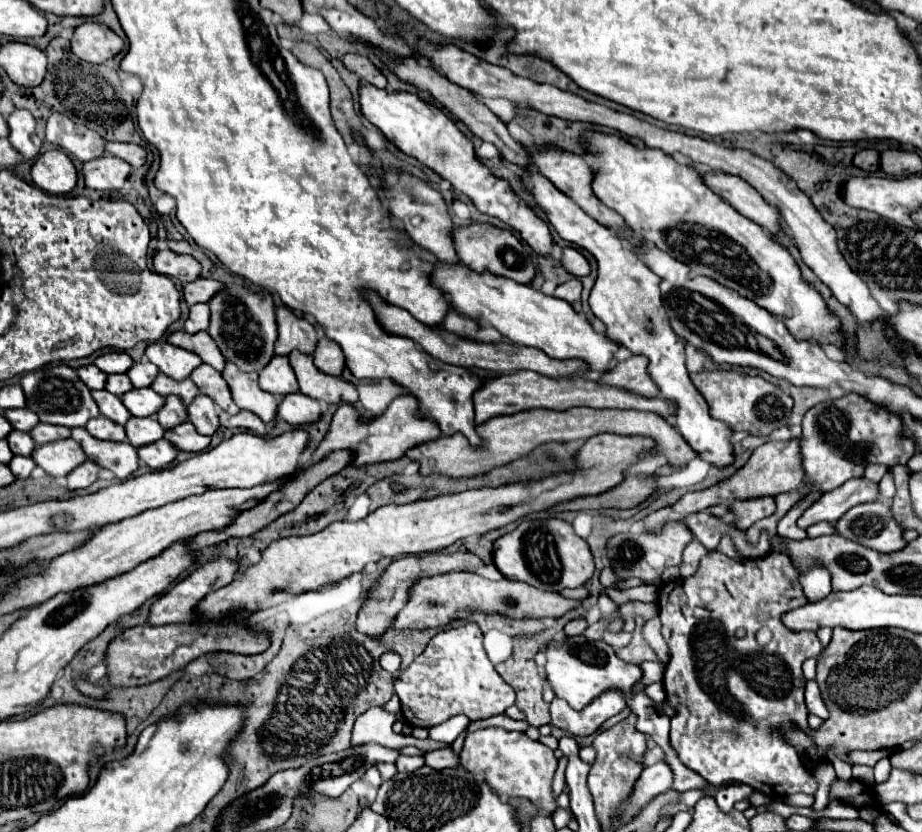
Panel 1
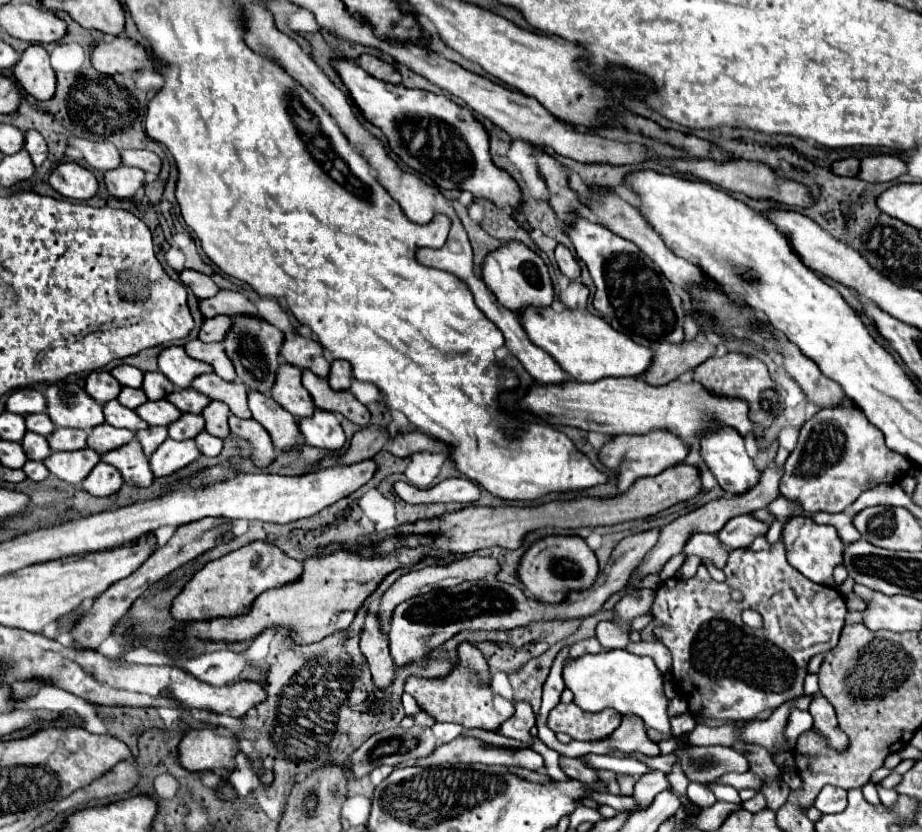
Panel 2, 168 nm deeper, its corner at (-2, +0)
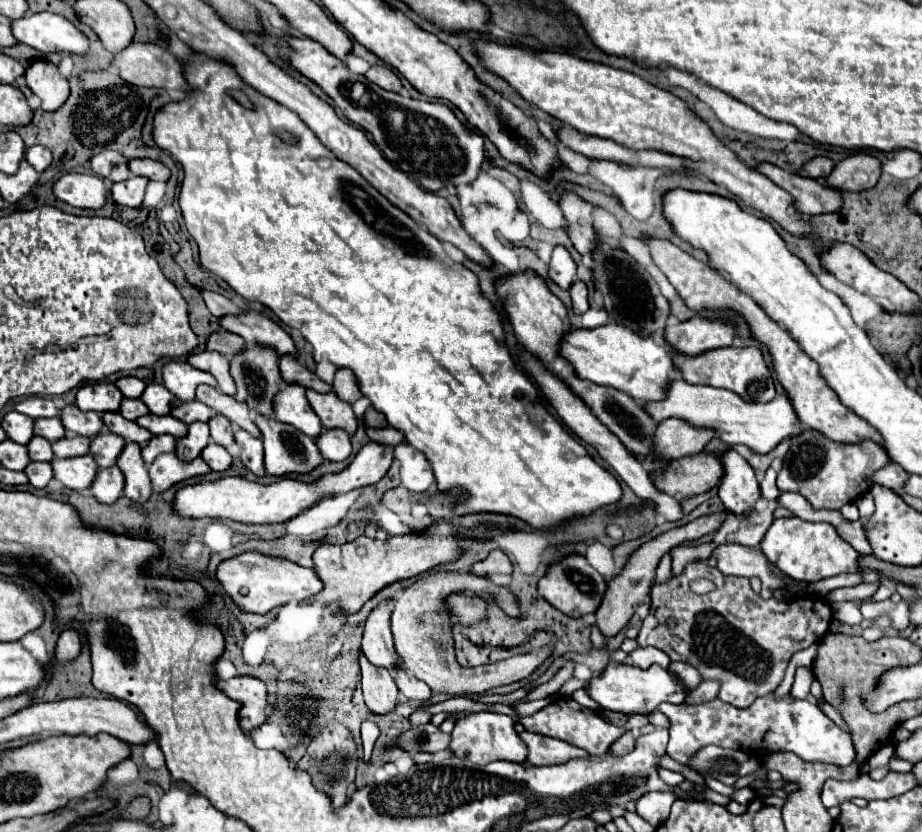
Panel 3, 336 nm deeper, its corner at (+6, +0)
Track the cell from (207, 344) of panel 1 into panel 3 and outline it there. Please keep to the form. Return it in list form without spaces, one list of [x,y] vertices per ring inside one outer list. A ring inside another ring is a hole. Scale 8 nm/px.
[[[202,351],[202,353],[192,353],[188,355],[188,363],[196,369],[208,371],[216,377],[218,381],[218,389],[226,395],[234,395],[236,393],[236,385],[228,373],[228,359],[222,357],[220,353],[214,351]]]

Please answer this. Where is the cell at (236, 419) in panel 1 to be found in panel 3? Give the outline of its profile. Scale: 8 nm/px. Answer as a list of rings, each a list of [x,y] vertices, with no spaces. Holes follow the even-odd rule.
[[[244,429],[234,431],[234,441],[240,447],[240,461],[258,477],[262,477],[264,471],[264,457],[262,457],[262,439],[252,437]]]

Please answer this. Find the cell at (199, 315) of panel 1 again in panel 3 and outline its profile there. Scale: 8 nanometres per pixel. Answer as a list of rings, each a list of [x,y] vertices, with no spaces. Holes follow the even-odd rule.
[[[216,331],[206,341],[208,351],[218,351],[224,355],[234,355],[240,349],[244,349],[244,345],[246,345],[246,341],[242,341],[242,337],[238,337],[236,333],[230,333],[230,331]]]

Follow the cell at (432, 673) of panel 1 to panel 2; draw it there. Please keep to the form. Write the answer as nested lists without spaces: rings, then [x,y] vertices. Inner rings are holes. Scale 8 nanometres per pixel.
[[[468,641],[458,647],[460,665],[448,679],[430,681],[430,679],[416,679],[410,677],[404,685],[404,691],[410,693],[420,707],[430,713],[436,721],[460,723],[466,729],[484,729],[484,731],[498,731],[500,725],[514,715],[514,703],[506,701],[504,697],[496,695],[488,683],[488,665],[482,653]]]

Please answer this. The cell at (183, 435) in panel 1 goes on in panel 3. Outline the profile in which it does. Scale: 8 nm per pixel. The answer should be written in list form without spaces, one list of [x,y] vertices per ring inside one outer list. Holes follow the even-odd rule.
[[[210,443],[206,445],[206,451],[200,453],[200,457],[210,465],[210,469],[214,471],[224,471],[230,467],[232,463],[232,455],[222,447],[222,445],[216,445],[216,443]]]

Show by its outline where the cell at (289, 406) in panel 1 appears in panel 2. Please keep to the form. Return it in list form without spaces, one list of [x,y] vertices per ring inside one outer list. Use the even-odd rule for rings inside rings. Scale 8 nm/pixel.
[[[316,409],[314,417],[300,419],[300,431],[308,445],[328,451],[340,451],[346,443],[346,435],[340,427],[340,419],[334,413],[322,413]]]

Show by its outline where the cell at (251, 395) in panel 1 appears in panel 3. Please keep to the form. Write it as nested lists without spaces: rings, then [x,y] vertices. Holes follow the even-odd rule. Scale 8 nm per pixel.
[[[254,415],[254,423],[262,433],[266,473],[282,477],[288,473],[308,473],[324,459],[310,437],[298,433],[292,425],[280,423],[274,417]]]

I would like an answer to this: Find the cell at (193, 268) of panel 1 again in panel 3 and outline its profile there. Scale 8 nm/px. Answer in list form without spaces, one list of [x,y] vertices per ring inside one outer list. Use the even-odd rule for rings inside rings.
[[[200,289],[200,295],[206,303],[206,307],[210,309],[210,313],[214,317],[222,317],[222,315],[234,315],[234,313],[242,313],[230,299],[226,299],[224,295],[220,293],[214,293],[214,291],[206,291],[206,289]]]

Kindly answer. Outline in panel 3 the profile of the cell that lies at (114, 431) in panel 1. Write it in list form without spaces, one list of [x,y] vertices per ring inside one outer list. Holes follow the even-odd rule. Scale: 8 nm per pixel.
[[[104,429],[98,433],[98,437],[92,437],[90,441],[90,455],[100,467],[112,467],[124,447],[124,439]]]

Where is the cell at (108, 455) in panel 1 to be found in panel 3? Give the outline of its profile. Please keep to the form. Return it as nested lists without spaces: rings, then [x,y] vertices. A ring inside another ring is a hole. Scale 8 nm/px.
[[[126,443],[122,453],[118,455],[116,465],[120,467],[120,471],[124,473],[124,479],[126,479],[124,495],[132,501],[144,503],[150,497],[152,487],[150,487],[150,477],[148,477],[148,471],[146,471],[142,455],[140,455],[140,445]]]

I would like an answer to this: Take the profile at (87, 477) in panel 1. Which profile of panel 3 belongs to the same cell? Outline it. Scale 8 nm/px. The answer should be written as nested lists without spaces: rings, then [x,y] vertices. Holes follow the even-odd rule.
[[[110,467],[110,469],[98,469],[96,481],[92,481],[90,491],[92,495],[100,501],[100,503],[114,503],[118,497],[122,497],[122,489],[124,489],[124,475],[118,467]]]

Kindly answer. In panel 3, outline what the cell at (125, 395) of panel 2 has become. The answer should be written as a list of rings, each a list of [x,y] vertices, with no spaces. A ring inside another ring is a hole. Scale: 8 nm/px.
[[[128,397],[122,399],[122,405],[120,405],[120,415],[122,417],[126,417],[130,421],[136,421],[136,417],[146,415],[146,413],[150,413],[150,411],[146,409],[146,405],[142,405],[140,399],[128,399]]]

